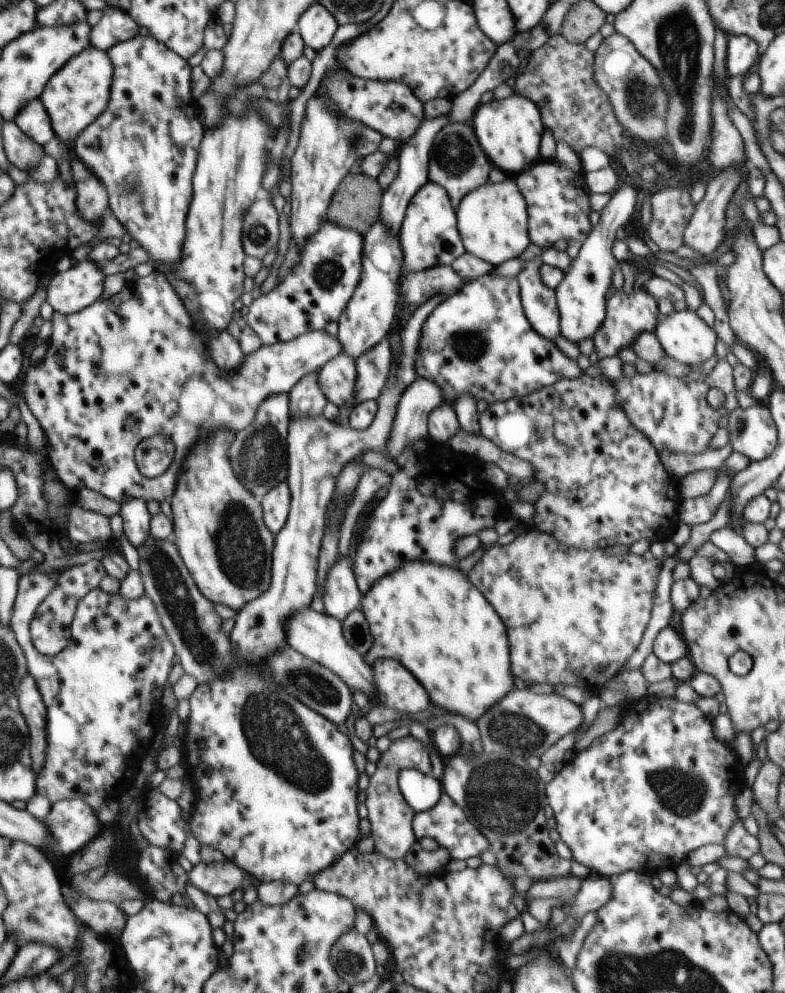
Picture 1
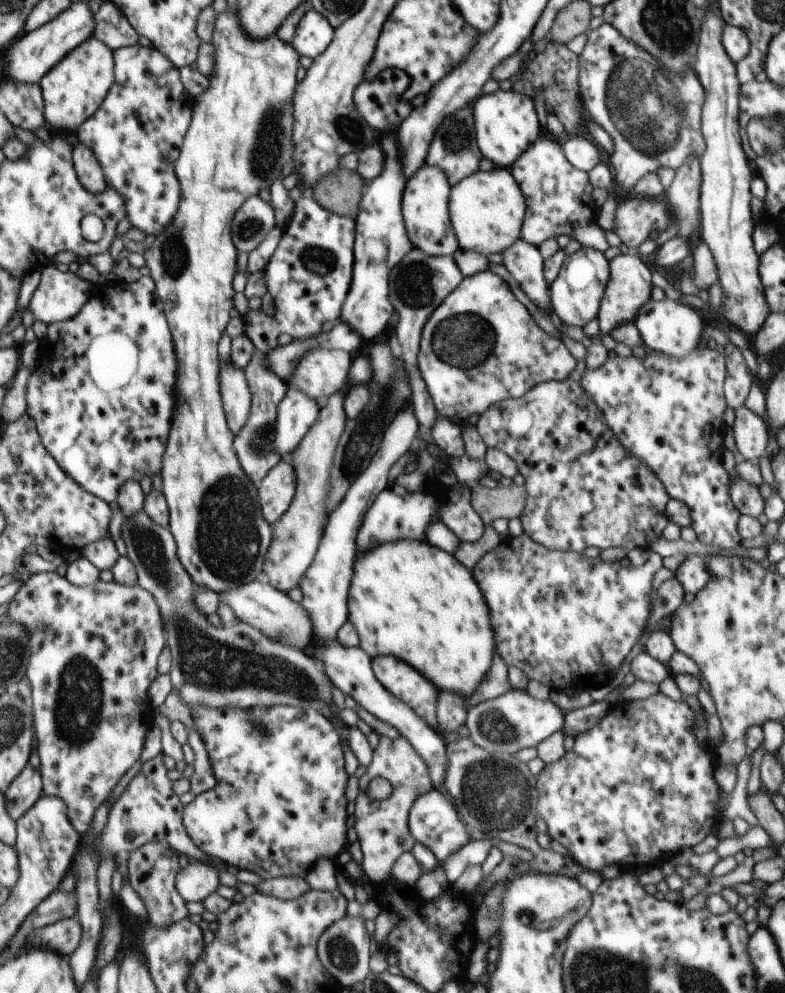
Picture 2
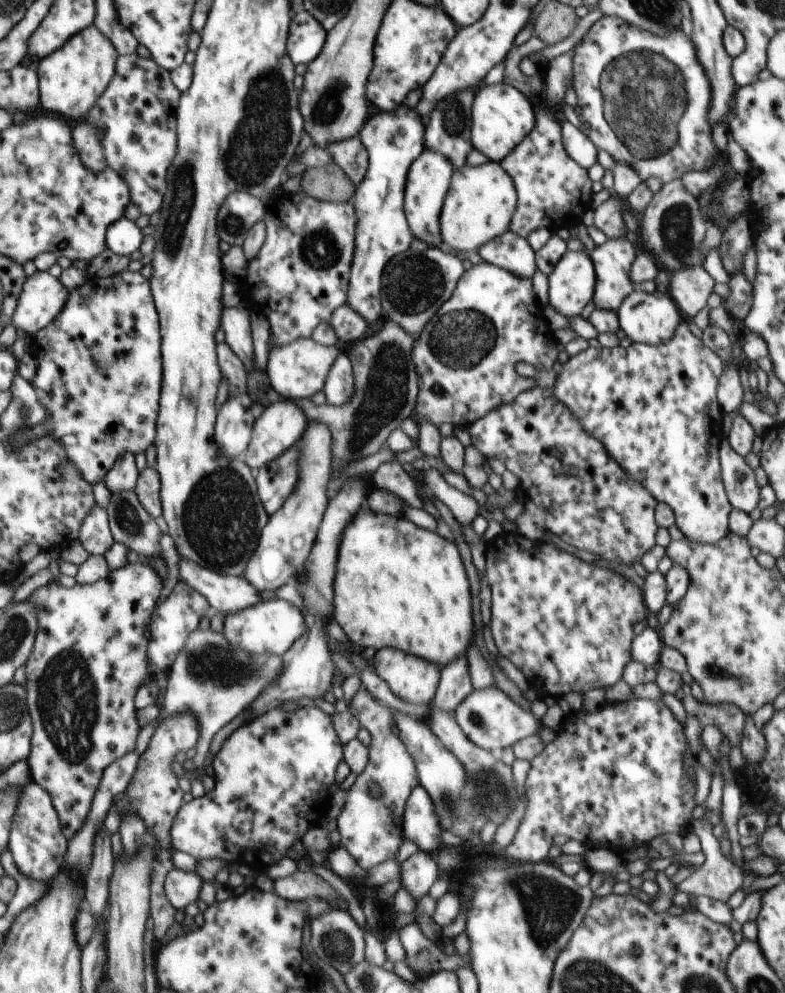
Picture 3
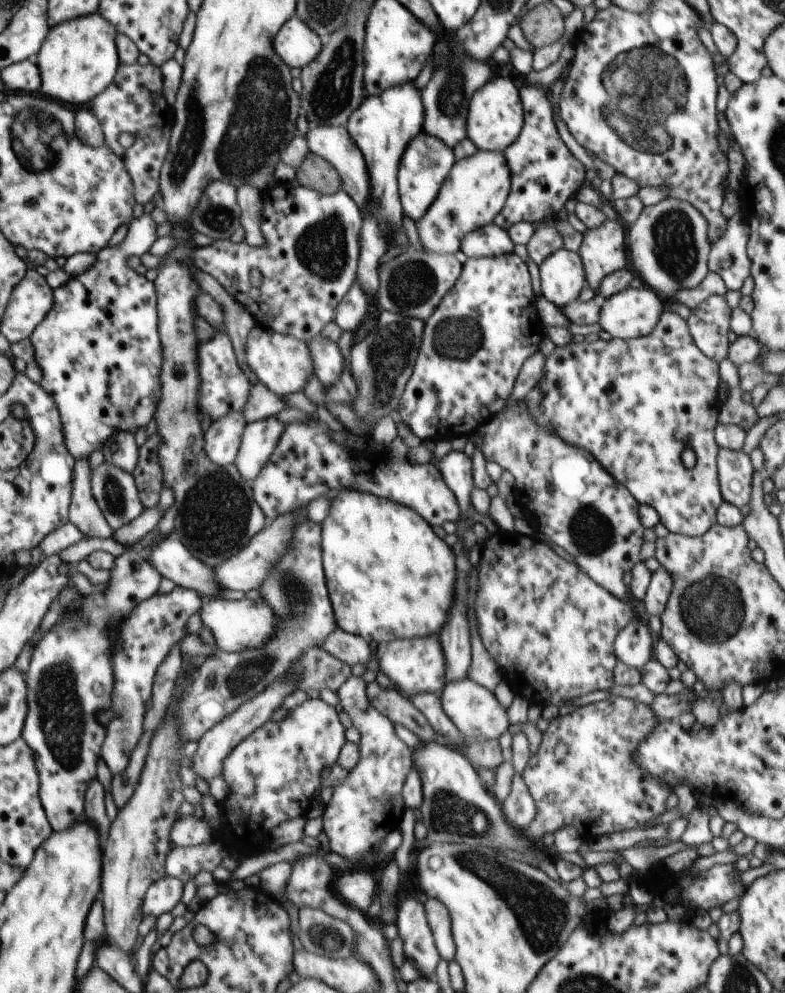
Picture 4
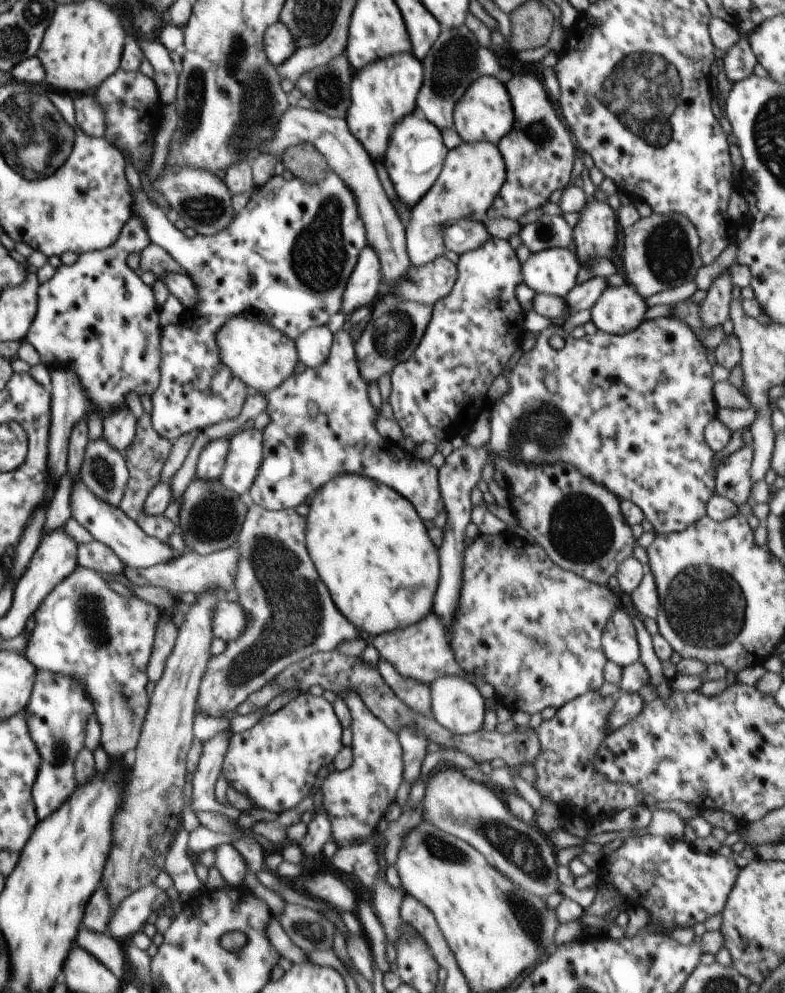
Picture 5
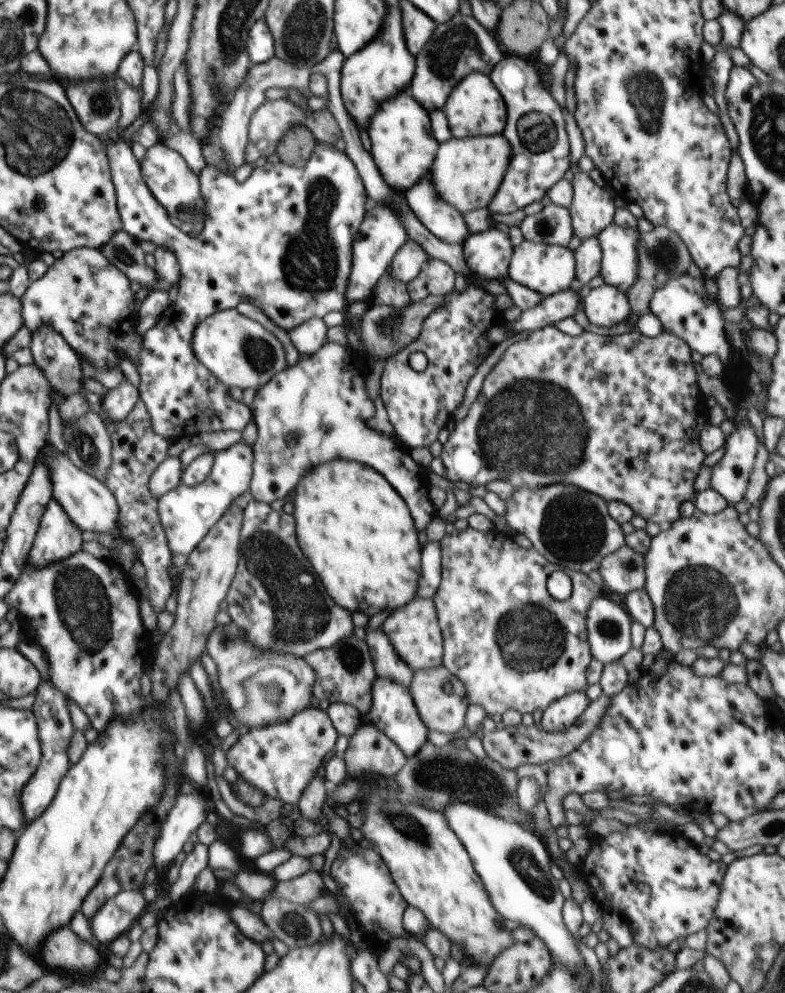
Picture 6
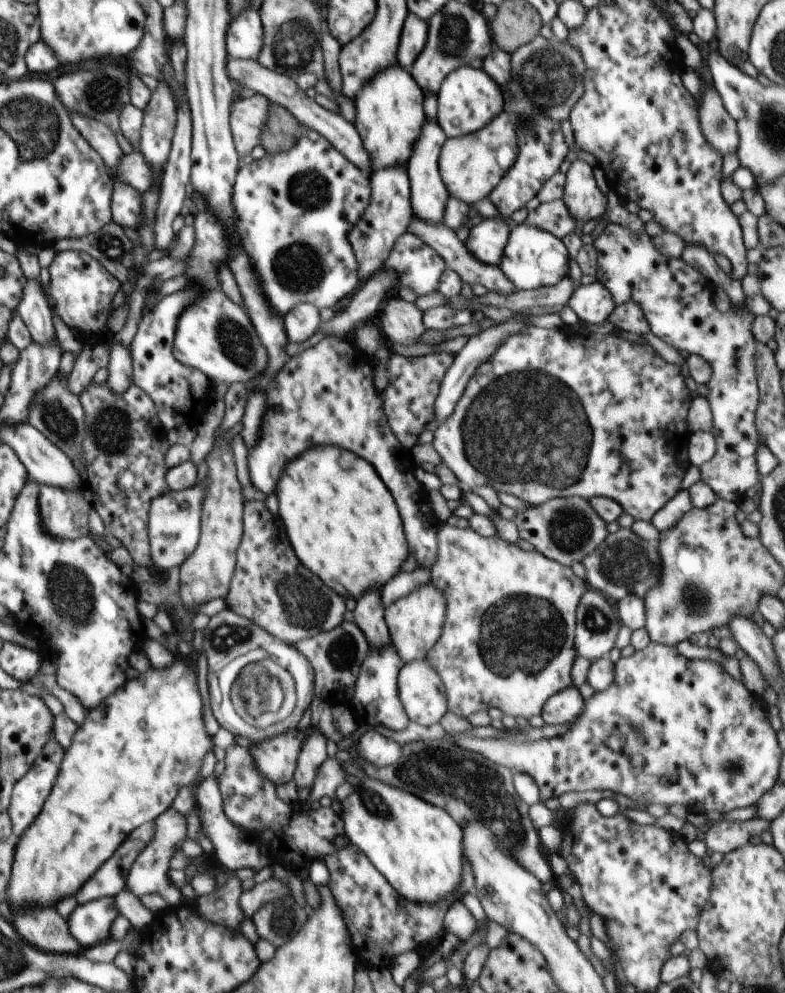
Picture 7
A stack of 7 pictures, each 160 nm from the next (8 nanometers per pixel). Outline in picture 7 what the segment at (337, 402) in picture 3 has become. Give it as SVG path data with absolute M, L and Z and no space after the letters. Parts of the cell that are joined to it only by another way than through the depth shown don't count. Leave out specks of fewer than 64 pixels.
M300 303L284 318L285 333L288 342L304 342L318 332L323 324L320 321L319 310L312 303Z

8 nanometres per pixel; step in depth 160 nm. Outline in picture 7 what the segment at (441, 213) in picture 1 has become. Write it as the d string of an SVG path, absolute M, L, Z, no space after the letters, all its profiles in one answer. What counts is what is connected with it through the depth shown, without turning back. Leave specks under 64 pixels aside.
M398 64L378 71L378 74L357 93L354 98L354 127L369 154L372 172L406 166L427 120L423 109L424 97L423 90L411 74Z

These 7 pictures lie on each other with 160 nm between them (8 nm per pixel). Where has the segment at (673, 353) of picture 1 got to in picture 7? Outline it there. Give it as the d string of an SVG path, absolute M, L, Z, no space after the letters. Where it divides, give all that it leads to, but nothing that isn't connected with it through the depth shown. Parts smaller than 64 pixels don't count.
M600 282L581 285L570 297L570 308L585 324L602 324L614 312L617 304L612 293Z

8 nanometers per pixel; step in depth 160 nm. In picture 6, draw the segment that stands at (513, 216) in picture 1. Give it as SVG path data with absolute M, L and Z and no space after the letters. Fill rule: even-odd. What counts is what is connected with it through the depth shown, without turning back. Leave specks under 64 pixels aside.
M484 135L439 143L430 176L431 186L447 205L463 215L486 209L504 180L511 157L511 146L504 135ZM408 238L402 248L394 255L388 272L399 281L408 284L420 274L428 260L430 260L430 256L424 248L418 245L415 240Z

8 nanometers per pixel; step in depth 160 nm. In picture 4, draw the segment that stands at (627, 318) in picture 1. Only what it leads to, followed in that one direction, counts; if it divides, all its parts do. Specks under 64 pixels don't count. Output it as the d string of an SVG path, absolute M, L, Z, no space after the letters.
M609 220L598 228L587 228L583 234L579 256L583 263L586 284L598 292L602 280L626 264L626 236L620 220Z

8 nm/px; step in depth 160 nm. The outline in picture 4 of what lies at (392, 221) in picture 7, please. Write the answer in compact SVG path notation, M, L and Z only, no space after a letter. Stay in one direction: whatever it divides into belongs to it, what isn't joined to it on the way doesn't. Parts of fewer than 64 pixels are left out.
M354 280L354 284L350 286L346 297L338 304L333 322L342 331L350 330L350 332L354 333L358 326L362 324L370 302L368 296L366 296L366 292L358 284L358 280Z

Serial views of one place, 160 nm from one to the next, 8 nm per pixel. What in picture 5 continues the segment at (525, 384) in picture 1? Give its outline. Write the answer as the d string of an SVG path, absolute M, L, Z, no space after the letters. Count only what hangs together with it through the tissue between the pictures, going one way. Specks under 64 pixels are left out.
M492 237L488 242L480 245L476 250L464 253L459 256L457 263L457 279L452 287L452 290L444 297L433 304L433 311L431 314L430 322L424 331L424 336L420 341L420 344L416 347L414 354L406 361L401 362L399 365L394 367L391 372L391 395L389 403L392 405L395 421L400 425L402 432L411 438L415 444L421 442L433 442L437 445L442 441L450 441L454 436L458 436L462 430L470 431L472 424L478 414L480 414L485 408L488 408L489 399L488 392L492 389L492 382L498 378L498 375L504 372L504 369L508 367L510 362L510 356L518 350L520 340L522 340L525 328L524 316L526 312L523 310L521 302L518 300L516 289L523 283L522 267L518 257L516 256L515 250L512 249L509 241Z

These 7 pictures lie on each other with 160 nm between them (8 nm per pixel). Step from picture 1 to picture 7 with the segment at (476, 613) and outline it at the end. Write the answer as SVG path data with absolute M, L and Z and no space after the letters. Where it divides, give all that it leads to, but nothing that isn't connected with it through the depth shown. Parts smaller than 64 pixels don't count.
M320 445L296 457L288 466L288 474L283 471L281 478L276 492L280 500L278 515L283 520L294 554L326 586L341 597L349 595L357 601L372 589L382 588L401 571L402 562L409 556L403 520L394 497L367 460L337 446Z

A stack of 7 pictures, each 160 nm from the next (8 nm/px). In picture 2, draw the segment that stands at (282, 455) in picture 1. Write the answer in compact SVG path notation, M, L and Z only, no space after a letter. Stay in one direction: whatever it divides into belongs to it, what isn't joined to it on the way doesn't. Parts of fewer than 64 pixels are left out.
M254 351L248 366L244 368L249 381L251 392L251 407L249 410L248 424L242 428L240 434L234 438L234 447L241 466L249 479L260 486L259 480L263 479L281 460L275 449L277 408L287 391L287 383L278 378L265 363L263 354Z

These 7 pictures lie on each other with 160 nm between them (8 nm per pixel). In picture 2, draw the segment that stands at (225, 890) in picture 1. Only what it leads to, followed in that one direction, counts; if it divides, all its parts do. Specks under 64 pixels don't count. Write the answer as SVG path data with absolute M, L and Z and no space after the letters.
M188 863L181 867L176 877L176 888L187 903L188 901L202 902L209 894L212 894L220 884L218 870L212 865L201 863Z

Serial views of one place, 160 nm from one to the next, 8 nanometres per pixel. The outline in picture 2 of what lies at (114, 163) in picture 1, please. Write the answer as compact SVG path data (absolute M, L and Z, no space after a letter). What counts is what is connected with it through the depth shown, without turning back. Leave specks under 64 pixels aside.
M137 42L128 47L120 47L114 50L113 57L115 64L114 84L110 87L100 108L88 121L79 126L73 136L76 142L80 142L84 146L90 147L90 150L96 155L98 162L101 163L101 166L104 168L105 181L108 183L109 188L117 190L118 194L121 194L121 197L124 199L126 216L128 216L128 220L131 222L132 226L135 226L138 230L142 230L144 234L154 234L154 236L158 238L161 237L162 234L168 230L170 224L174 222L182 198L182 189L175 173L175 162L179 157L184 137L187 136L188 130L190 130L191 123L193 122L193 110L192 104L190 104L192 98L186 94L185 85L180 79L178 66L176 66L165 54L162 54L156 47L145 47Z

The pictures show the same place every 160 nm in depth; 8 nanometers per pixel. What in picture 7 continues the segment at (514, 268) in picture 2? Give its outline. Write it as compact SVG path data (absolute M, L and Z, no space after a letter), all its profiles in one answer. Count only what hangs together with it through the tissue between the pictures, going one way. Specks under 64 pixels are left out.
M427 119L423 125L421 137L414 145L412 156L407 162L410 187L410 206L416 218L433 225L444 225L444 213L449 199L444 181L439 171L439 156L447 136L441 126Z

